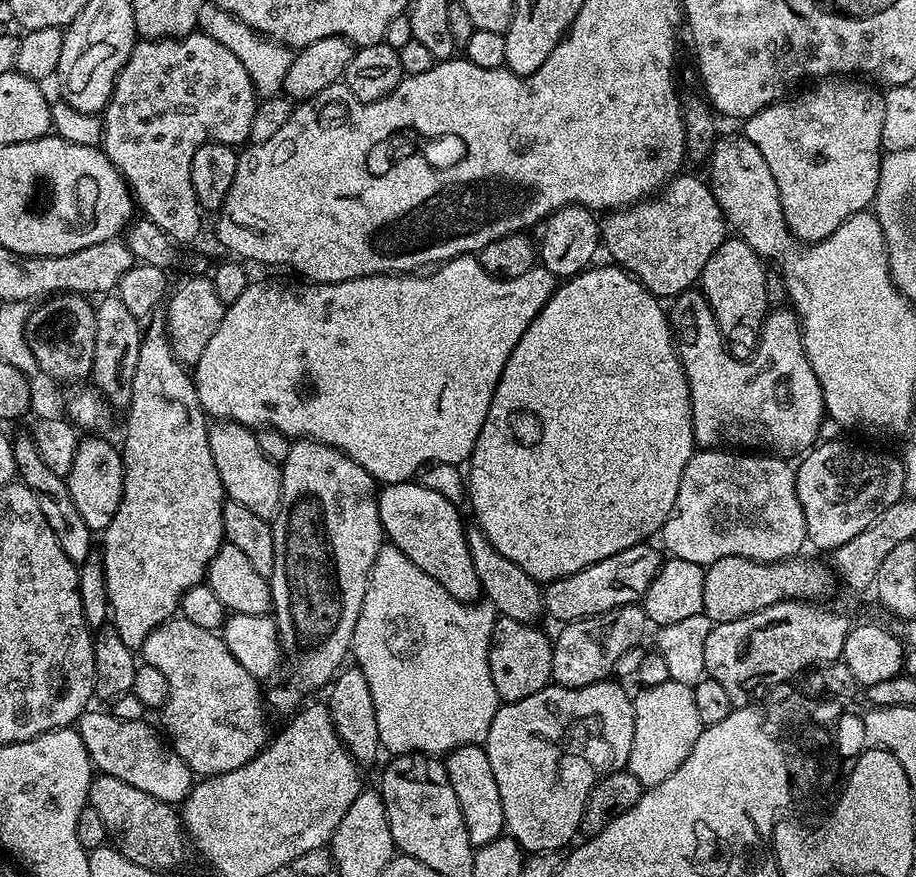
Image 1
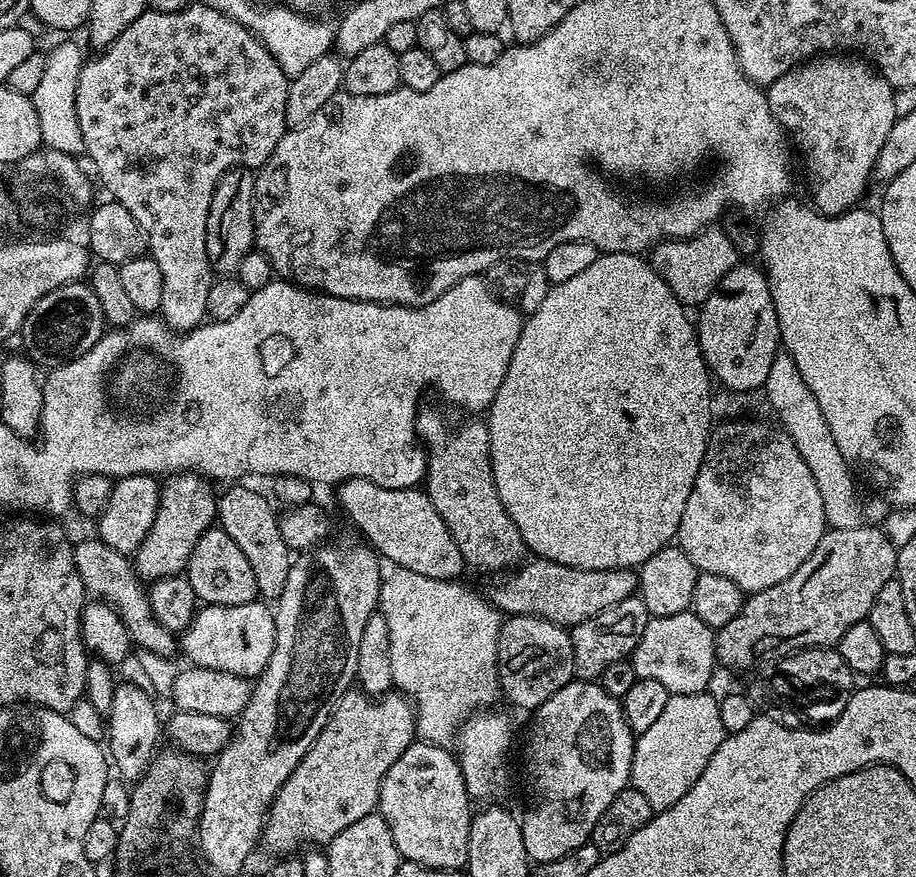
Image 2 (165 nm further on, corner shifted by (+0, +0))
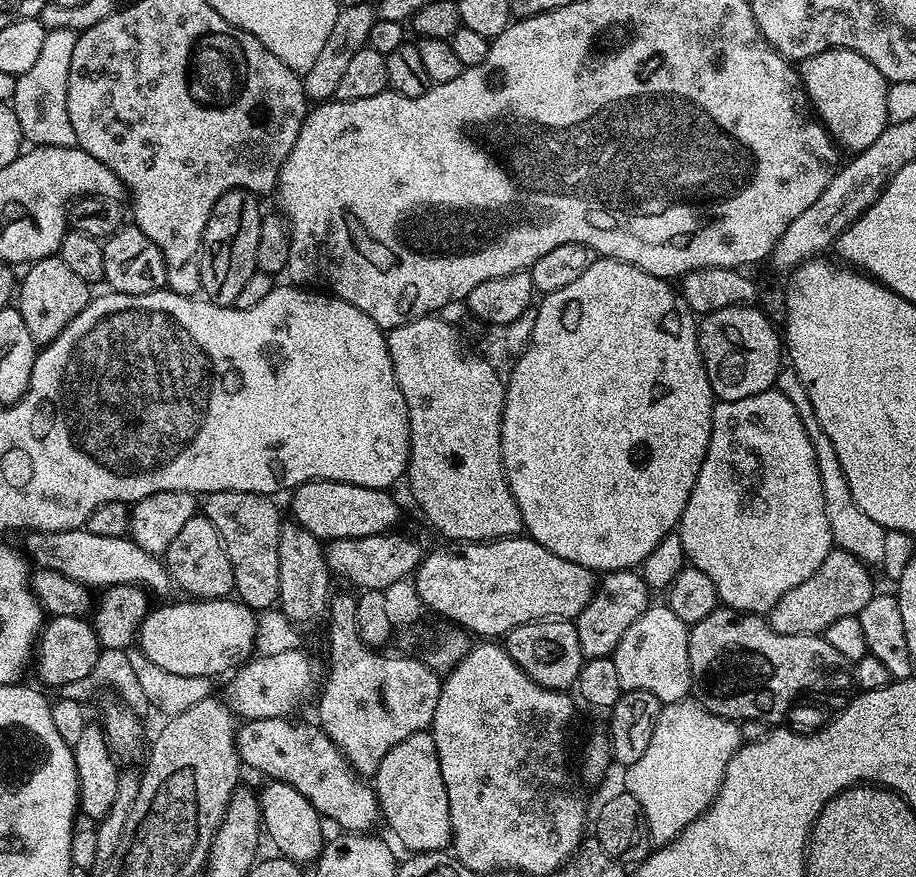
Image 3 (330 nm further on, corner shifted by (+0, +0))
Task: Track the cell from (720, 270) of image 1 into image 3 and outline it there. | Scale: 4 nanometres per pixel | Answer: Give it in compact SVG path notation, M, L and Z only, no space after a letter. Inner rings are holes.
M735 304L722 310L707 313L699 321L698 339L700 357L704 359L704 369L712 387L713 397L717 401L750 398L750 394L769 391L775 385L776 376L782 369L782 336L777 325L768 320L767 314L752 304Z

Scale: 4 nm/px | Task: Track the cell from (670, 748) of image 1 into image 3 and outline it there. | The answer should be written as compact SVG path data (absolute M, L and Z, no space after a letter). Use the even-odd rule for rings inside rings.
M685 698L661 707L654 734L638 762L627 765L623 787L642 806L650 826L653 845L668 844L694 818L714 802L724 781L726 766L740 748L740 726L702 706L695 698Z

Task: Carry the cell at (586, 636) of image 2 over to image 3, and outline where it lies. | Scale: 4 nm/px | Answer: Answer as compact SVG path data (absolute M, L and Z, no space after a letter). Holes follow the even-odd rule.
M623 568L617 572L603 573L596 585L596 593L590 598L586 610L582 610L574 618L582 656L590 660L611 656L618 642L622 642L622 634L626 634L632 623L649 608L648 595L650 595L648 583L644 581L639 571Z

